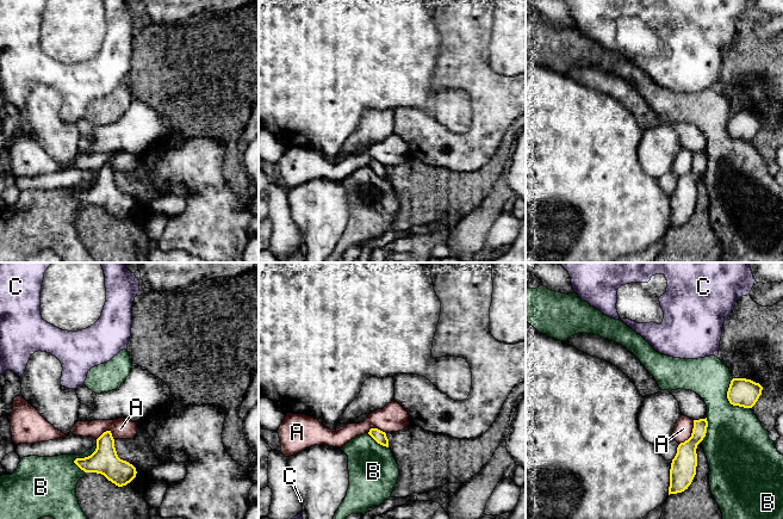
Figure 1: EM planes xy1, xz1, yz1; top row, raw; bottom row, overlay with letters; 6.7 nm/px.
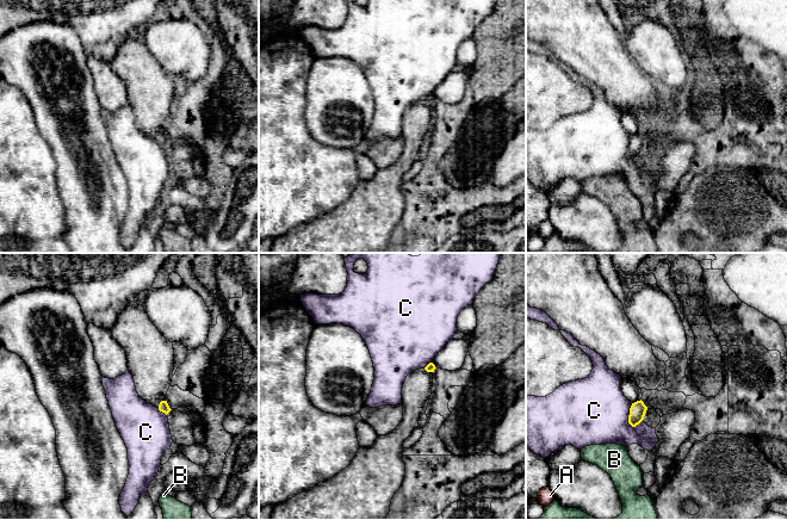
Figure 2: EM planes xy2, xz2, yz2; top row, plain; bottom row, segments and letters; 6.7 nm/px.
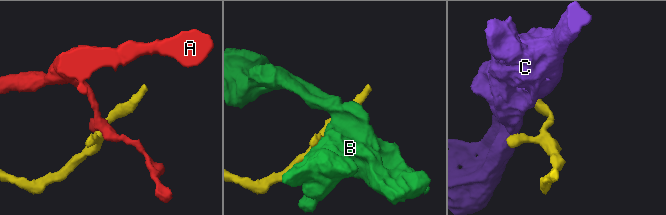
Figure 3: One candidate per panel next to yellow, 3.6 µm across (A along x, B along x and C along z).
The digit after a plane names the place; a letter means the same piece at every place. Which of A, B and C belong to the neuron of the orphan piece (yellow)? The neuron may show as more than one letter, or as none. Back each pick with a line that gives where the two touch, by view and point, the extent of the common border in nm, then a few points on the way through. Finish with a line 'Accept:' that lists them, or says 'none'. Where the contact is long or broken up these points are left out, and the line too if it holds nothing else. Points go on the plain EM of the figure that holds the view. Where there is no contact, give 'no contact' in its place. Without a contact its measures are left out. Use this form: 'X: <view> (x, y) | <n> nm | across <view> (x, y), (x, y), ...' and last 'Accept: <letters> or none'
Accept: none

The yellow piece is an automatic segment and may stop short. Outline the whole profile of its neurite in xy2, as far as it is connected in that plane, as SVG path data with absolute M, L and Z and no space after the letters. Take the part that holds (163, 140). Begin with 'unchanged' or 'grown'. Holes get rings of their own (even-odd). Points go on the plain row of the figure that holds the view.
grown; M135 35L125 39L110 64L126 86L129 104L134 110L138 129L167 148L172 143L166 134L166 128L174 103L173 75L159 64L144 41Z

